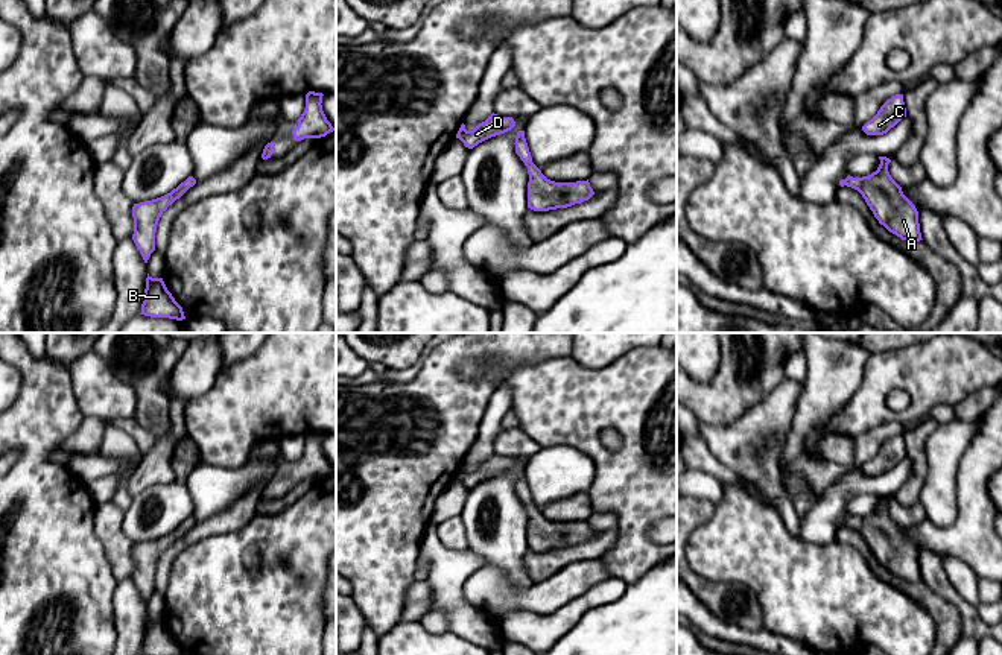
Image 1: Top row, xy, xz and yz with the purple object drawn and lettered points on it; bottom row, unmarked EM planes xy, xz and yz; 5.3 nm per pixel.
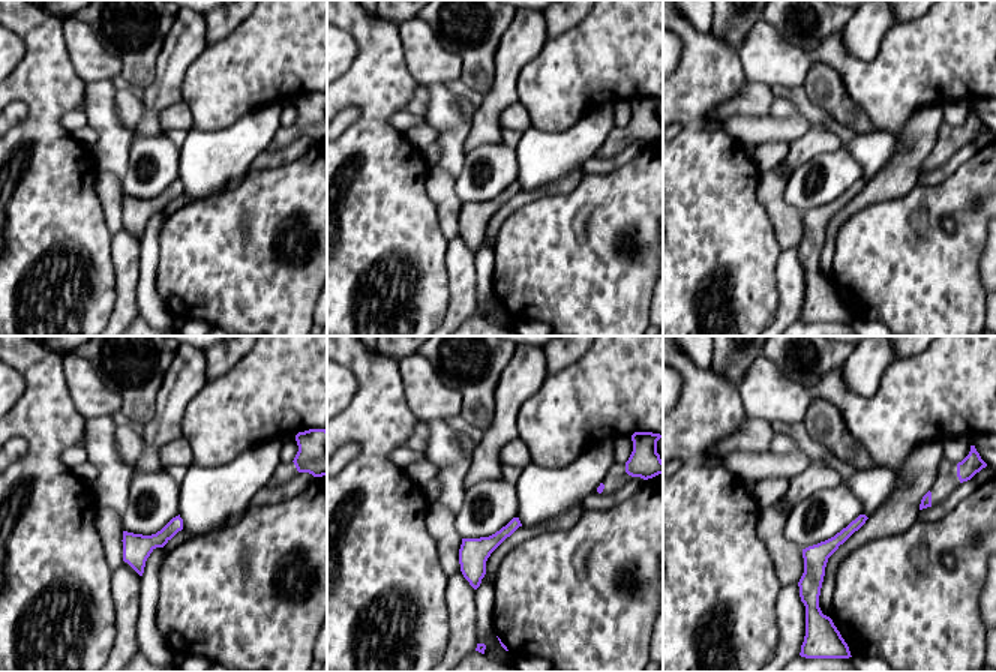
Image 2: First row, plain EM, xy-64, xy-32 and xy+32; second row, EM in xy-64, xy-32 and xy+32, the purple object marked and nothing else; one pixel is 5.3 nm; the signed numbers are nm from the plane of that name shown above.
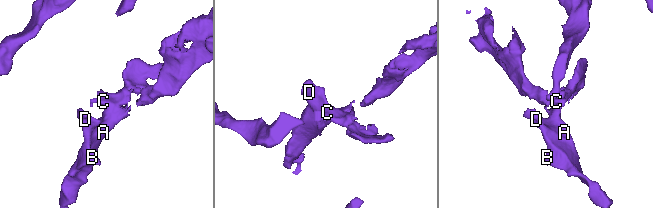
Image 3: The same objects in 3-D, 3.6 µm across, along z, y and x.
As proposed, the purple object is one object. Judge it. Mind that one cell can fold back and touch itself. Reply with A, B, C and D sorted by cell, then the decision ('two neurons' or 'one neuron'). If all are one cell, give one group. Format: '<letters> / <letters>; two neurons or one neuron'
A B C D; one neuron

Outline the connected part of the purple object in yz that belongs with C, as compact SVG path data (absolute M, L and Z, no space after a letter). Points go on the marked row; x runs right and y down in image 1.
M903 94L888 99L877 114L862 126L867 135L883 135L906 117Z

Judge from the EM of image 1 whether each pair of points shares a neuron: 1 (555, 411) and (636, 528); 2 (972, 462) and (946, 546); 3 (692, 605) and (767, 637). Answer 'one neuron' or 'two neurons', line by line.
1: one neuron
2: one neuron
3: one neuron

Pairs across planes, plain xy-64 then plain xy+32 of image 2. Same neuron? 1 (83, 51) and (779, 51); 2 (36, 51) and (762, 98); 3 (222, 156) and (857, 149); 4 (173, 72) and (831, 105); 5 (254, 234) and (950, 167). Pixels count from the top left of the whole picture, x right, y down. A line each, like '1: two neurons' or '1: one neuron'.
1: one neuron
2: two neurons
3: one neuron
4: two neurons
5: two neurons

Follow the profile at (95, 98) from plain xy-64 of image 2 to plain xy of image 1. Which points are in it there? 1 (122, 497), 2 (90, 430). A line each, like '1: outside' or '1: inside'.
1: inside
2: outside

